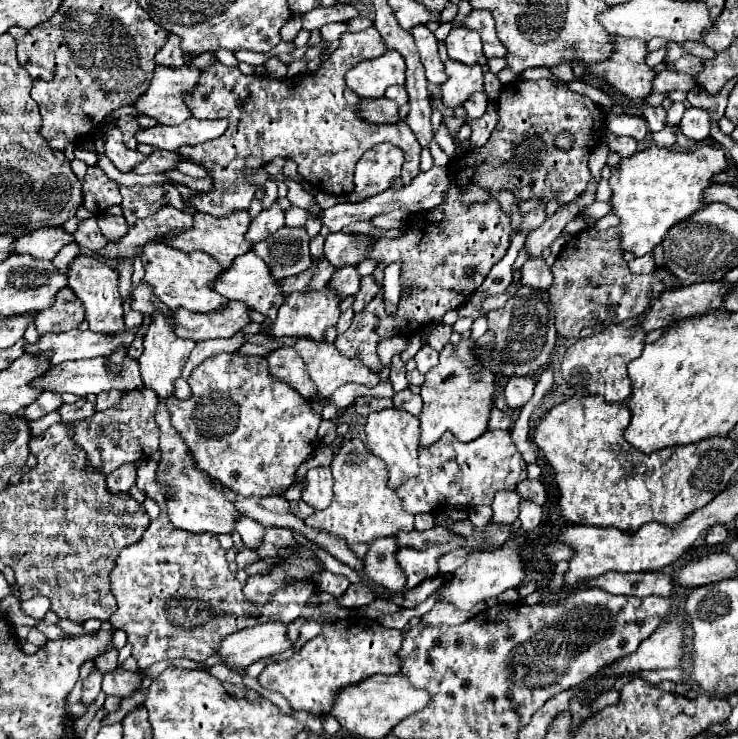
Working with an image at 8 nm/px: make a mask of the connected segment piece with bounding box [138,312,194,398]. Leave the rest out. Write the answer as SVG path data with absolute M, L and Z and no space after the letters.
M154 312L152 324L144 336L144 354L138 358L144 386L152 388L160 398L174 396L174 382L176 382L176 378L180 378L182 368L184 368L192 348L194 348L194 340L178 338L172 330L172 320L166 320L164 314L160 314L160 312Z

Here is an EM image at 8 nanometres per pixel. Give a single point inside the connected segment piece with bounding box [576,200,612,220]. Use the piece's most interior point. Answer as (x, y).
(596, 210)

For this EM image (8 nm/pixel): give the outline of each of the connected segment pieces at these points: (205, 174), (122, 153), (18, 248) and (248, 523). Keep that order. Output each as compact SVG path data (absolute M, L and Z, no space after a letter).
M182 161L178 163L178 170L193 178L210 178L209 172L198 164L191 161Z
M118 126L112 128L112 130L106 134L104 154L114 162L114 166L116 166L120 172L130 172L130 170L144 158L142 152L138 152L138 150L128 150L128 148L122 144L122 132L120 132Z
M42 228L20 236L12 244L14 254L30 254L34 258L52 260L64 244L72 242L72 234L66 234L62 228Z
M240 516L240 520L236 520L234 524L236 524L236 532L242 536L242 540L246 542L246 546L254 550L256 544L258 544L258 540L264 534L264 528L256 520L252 520L248 516Z

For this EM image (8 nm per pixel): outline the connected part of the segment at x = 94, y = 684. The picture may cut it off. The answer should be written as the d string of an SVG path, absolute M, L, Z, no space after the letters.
M94 670L86 680L84 680L84 686L82 686L82 700L80 704L84 708L90 708L100 692L100 684L102 684L102 674L98 670Z

